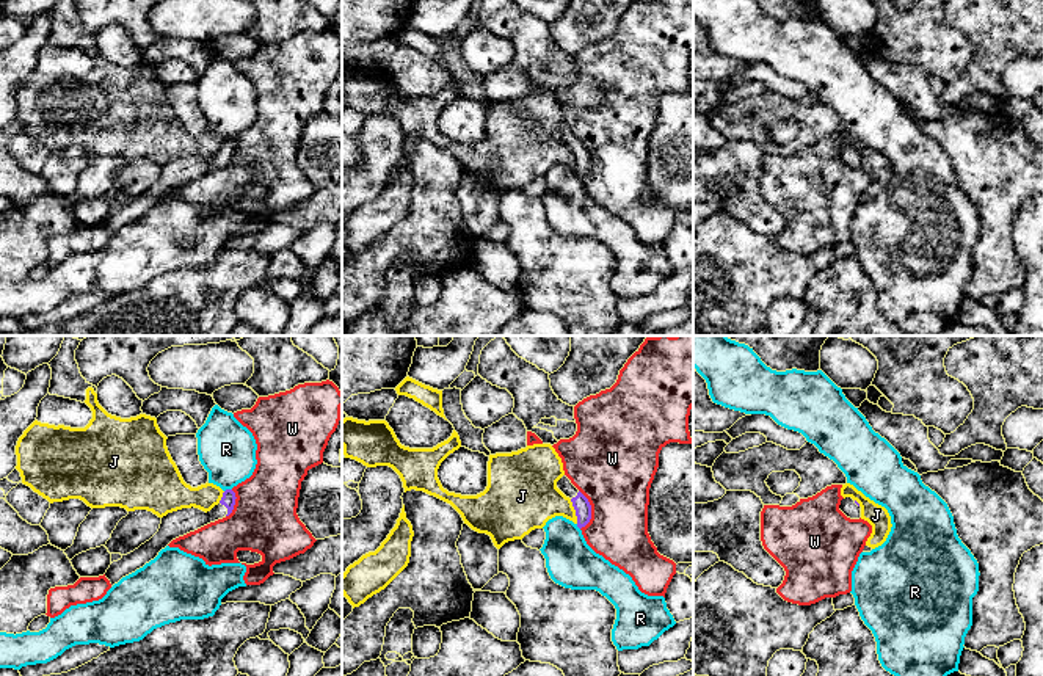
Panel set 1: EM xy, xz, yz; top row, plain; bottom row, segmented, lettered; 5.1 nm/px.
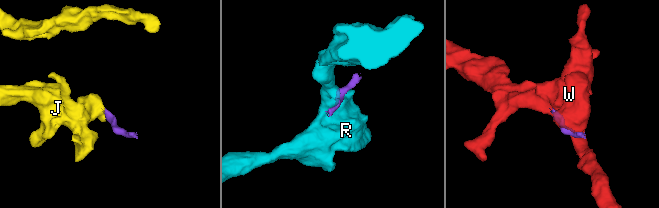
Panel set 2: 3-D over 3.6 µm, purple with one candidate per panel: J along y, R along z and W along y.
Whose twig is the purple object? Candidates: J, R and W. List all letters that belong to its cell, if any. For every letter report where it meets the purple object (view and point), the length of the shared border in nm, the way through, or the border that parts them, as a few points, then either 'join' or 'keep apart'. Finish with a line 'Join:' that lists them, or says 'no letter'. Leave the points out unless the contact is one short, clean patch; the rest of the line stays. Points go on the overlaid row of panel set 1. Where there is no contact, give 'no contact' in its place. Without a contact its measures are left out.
J: xz (576, 512) | 130 nm | along xz (570, 499), (577, 523) | keep apart
R: xy (228, 490) | 40 nm | along xy (231, 488), (225, 491) | keep apart
W: xz (590, 510) | 200 nm | keep apart
Join: no letter

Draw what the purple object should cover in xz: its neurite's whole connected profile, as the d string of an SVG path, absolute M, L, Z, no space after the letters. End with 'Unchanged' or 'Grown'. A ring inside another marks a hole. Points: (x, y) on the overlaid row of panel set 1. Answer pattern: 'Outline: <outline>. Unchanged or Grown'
Outline: M563 475L558 482L557 482L557 488L571 499L572 507L576 510L576 516L577 516L577 527L582 529L585 527L590 519L591 519L591 505L588 502L588 499L571 483L571 480Z. Grown

